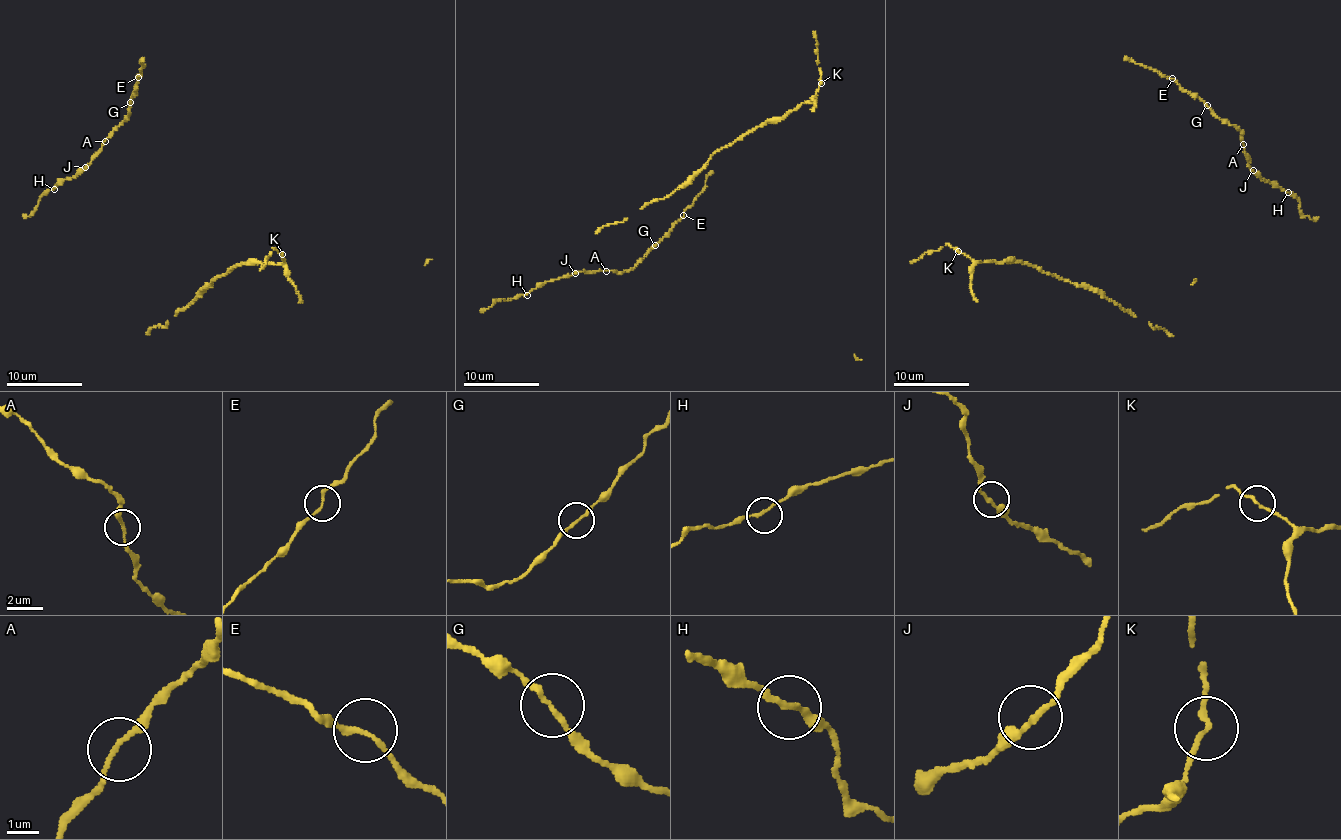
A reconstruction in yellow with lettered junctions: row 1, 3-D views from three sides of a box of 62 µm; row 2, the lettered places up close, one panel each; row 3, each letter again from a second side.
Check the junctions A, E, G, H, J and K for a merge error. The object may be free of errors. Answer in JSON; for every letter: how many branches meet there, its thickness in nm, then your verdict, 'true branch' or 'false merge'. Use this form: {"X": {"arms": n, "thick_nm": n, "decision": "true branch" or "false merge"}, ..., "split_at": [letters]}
{"A": {"arms": 2, "thick_nm": 150, "decision": "true branch"}, "E": {"arms": 2, "thick_nm": 160, "decision": "true branch"}, "G": {"arms": 2, "thick_nm": 150, "decision": "true branch"}, "H": {"arms": 2, "thick_nm": 160, "decision": "true branch"}, "J": {"arms": 2, "thick_nm": 170, "decision": "true branch"}, "K": {"arms": 2, "thick_nm": 160, "decision": "true branch"}, "split_at": []}

